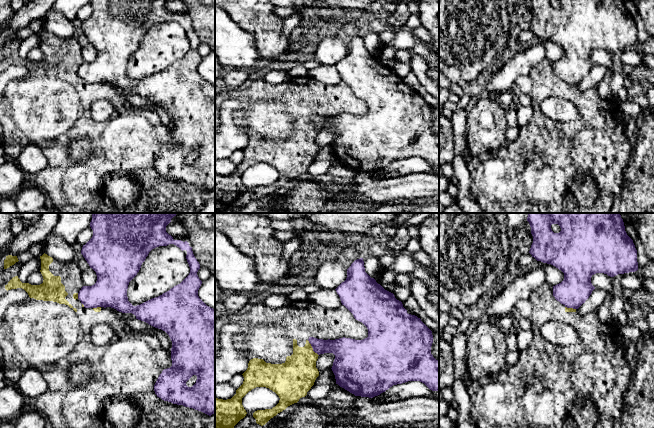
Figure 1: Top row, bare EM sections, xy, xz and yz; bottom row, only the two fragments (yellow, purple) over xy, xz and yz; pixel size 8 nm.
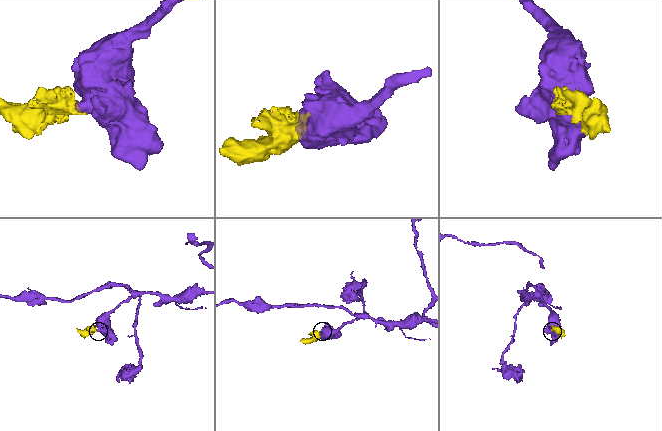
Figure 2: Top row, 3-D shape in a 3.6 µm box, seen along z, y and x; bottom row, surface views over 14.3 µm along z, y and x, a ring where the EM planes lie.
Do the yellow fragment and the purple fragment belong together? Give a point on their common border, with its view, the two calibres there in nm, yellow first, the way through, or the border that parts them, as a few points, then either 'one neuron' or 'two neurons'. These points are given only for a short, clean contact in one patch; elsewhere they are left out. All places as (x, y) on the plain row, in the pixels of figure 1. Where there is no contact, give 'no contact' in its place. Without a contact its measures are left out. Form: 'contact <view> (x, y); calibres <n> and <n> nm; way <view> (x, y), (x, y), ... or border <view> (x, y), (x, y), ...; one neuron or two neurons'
contact xz (312, 124); calibres 300 and 180 nm; border xz (307, 116), (318, 131); two neurons

